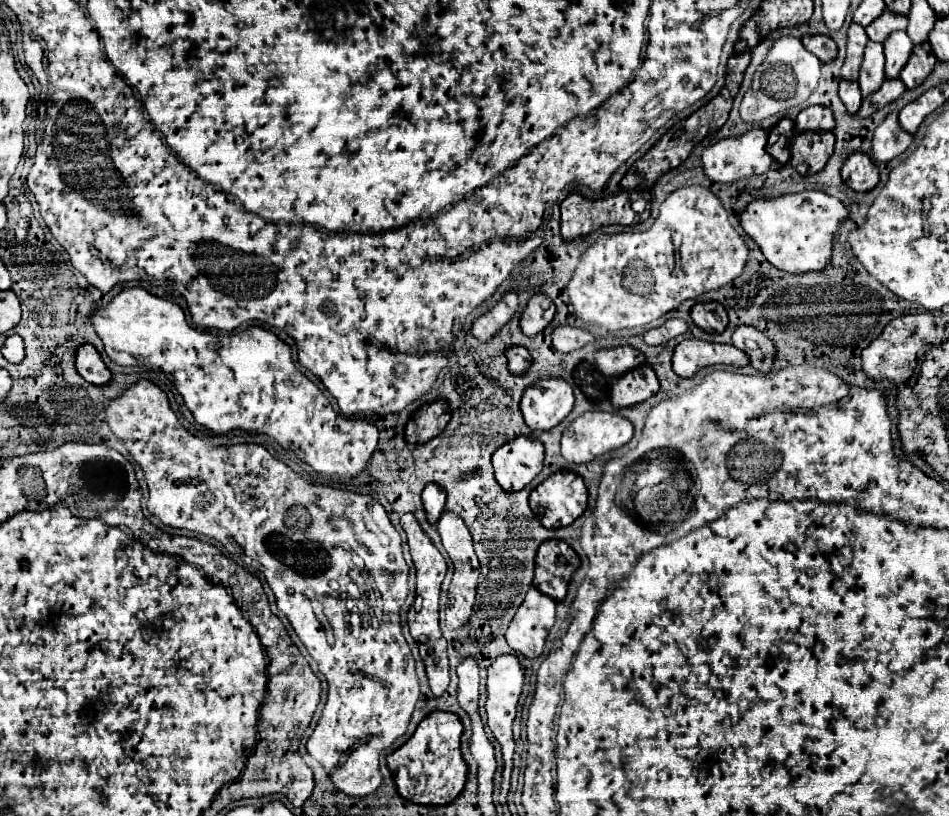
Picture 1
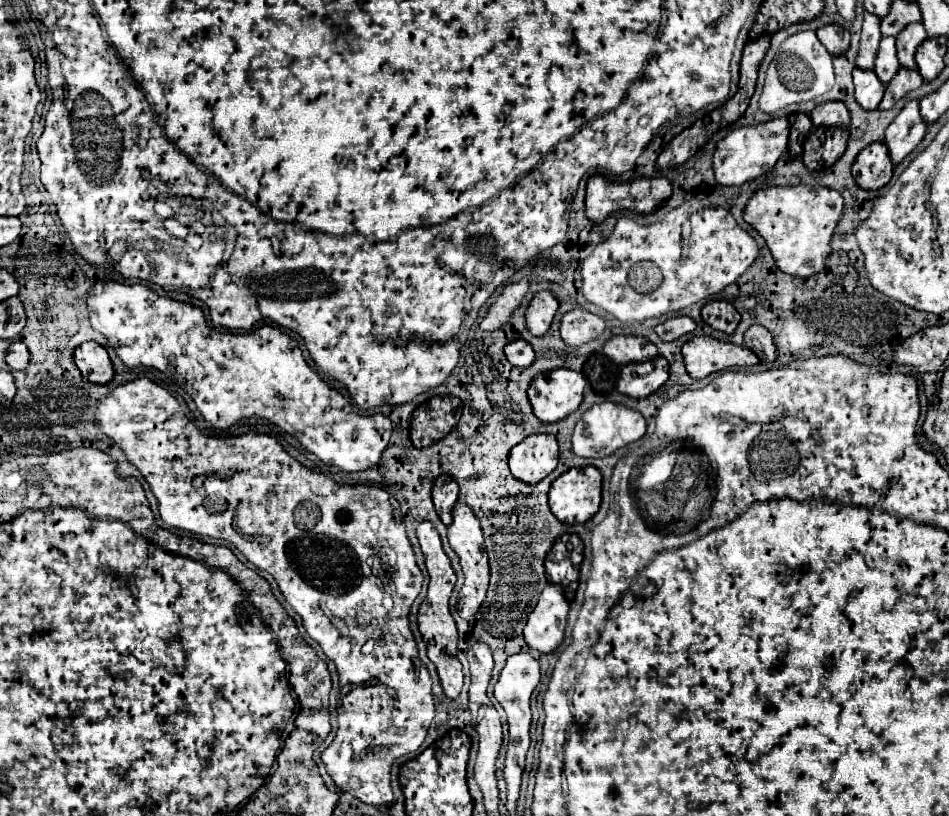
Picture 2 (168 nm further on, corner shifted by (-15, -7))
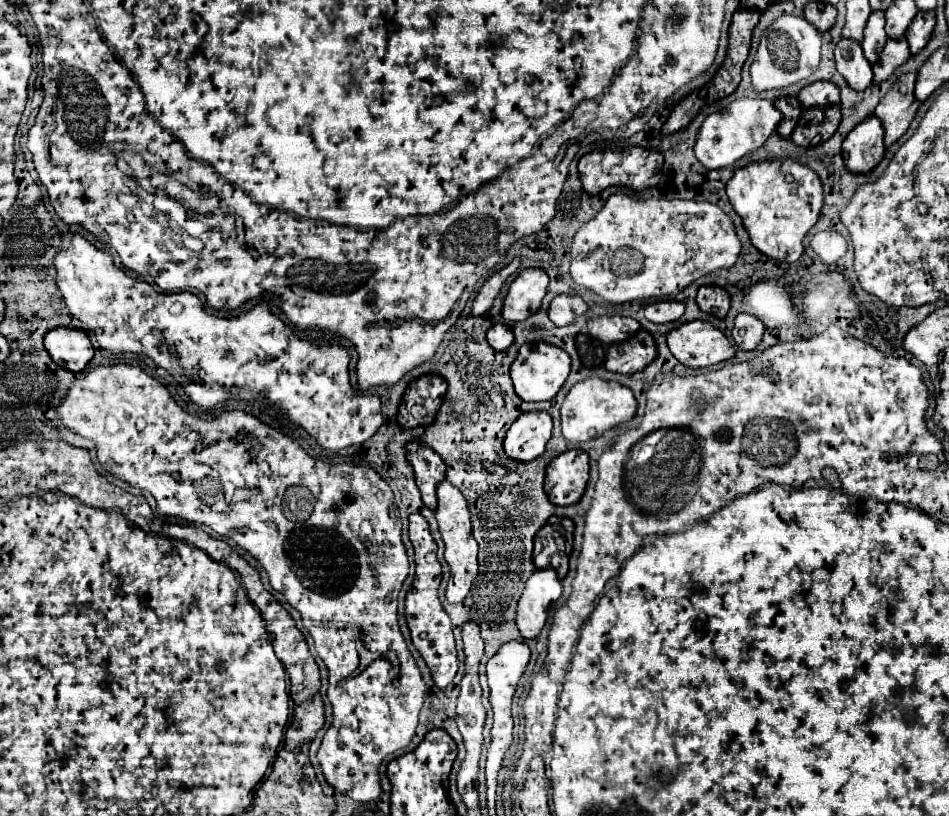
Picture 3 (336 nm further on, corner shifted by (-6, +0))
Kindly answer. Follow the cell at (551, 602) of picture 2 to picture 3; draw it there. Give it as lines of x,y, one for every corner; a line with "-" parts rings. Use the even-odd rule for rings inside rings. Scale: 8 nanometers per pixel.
535,569
527,579
517,603
517,629
523,639
533,639
543,629
551,605
561,597
561,583
555,569

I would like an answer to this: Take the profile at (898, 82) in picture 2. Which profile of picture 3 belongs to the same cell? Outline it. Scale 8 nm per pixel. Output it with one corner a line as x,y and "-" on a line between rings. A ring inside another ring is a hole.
887,41
883,47
883,53
879,55
879,61
873,65
873,81
885,81
899,65
903,65
911,57
907,41

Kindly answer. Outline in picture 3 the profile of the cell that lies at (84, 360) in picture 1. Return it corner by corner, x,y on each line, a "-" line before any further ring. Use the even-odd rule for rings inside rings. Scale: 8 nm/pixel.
75,327
49,329
43,343
55,365
73,373
83,371
95,353
87,333

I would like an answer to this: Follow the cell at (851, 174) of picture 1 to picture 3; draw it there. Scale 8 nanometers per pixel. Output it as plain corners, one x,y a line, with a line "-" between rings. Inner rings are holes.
875,115
861,121
843,141
843,159
853,173
869,173
883,159
883,153
883,125

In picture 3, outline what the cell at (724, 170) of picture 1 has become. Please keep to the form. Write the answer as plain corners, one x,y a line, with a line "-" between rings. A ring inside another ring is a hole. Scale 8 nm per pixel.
743,97
737,101
731,101
727,111
723,113
711,113
699,127
697,141
695,141
695,157
707,167
707,169
721,169
733,165
737,159
747,155
749,151
759,149
767,137
777,129
777,123
781,121
781,113
775,109
773,101
769,99
751,99

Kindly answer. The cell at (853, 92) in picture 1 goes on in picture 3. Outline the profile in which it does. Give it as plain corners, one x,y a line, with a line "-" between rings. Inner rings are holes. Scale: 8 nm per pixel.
841,39
837,43
835,49
835,61
837,61
837,71
847,79
847,83
855,89
855,91
863,91
871,85
873,81
873,71
871,71
871,63
863,57
863,49
857,41
851,39
-
843,49
851,49
853,57
851,59
843,59
841,51

